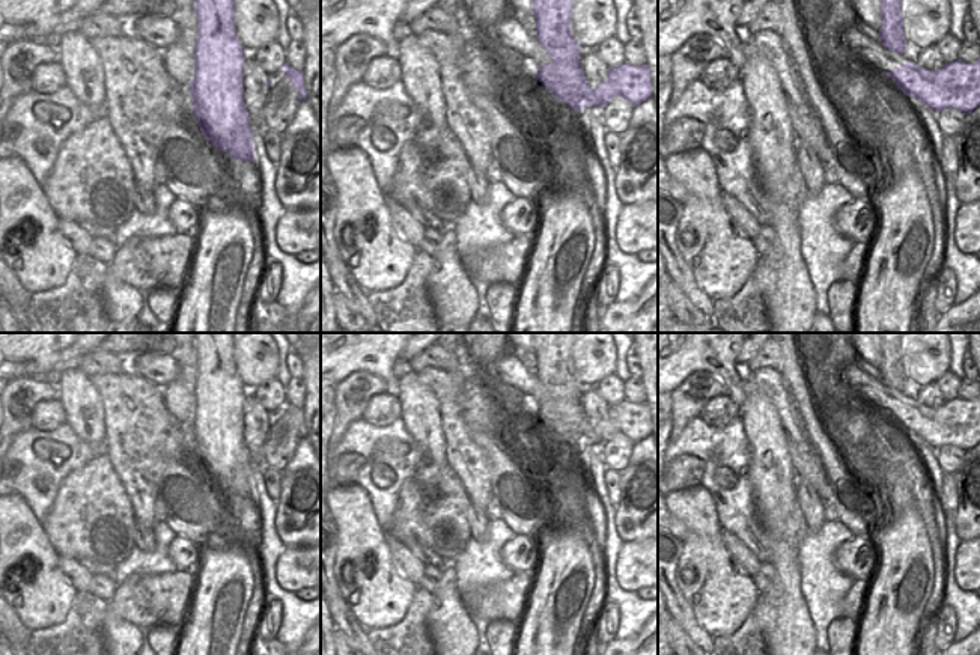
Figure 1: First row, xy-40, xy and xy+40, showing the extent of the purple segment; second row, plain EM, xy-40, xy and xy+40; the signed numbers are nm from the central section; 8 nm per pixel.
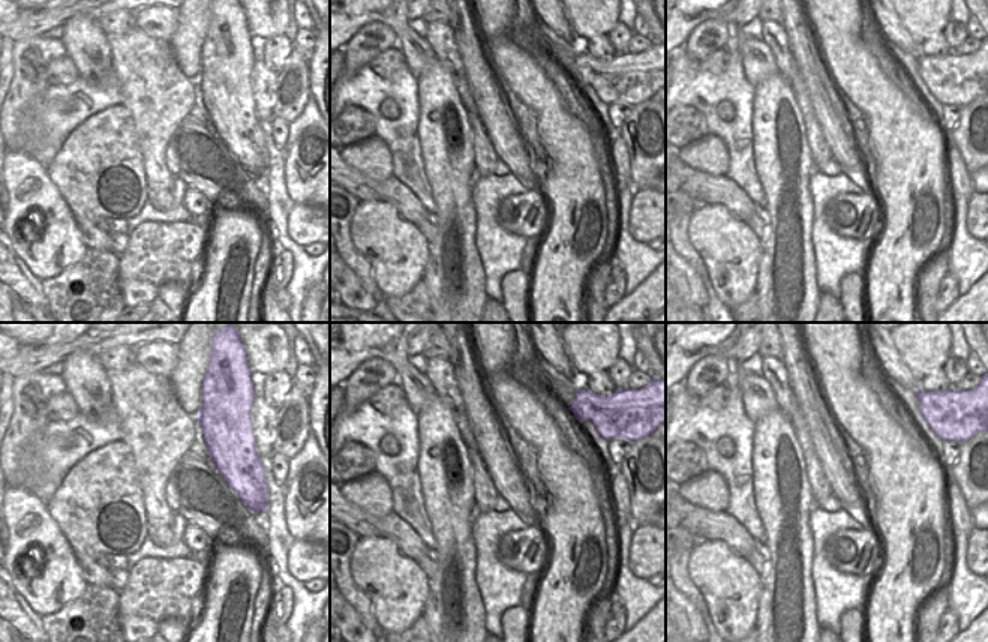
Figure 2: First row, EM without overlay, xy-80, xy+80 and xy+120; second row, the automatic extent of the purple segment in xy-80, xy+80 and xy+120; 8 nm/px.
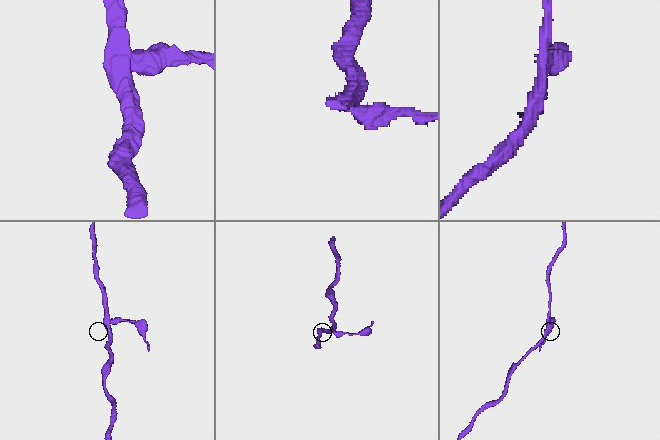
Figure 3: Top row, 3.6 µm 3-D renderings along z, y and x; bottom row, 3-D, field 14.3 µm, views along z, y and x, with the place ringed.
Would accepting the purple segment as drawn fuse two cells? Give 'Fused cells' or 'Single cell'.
Fused cells

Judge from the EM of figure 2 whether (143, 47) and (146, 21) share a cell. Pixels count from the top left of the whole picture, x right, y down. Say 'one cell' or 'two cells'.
two cells

